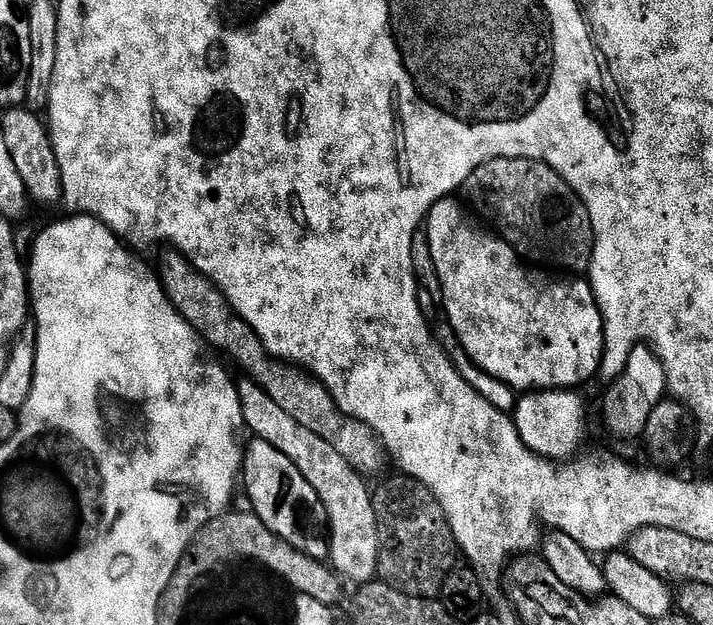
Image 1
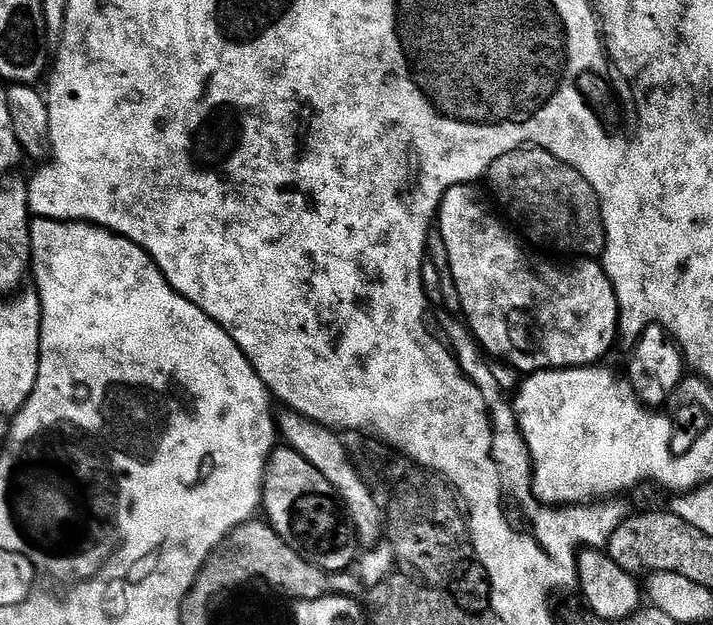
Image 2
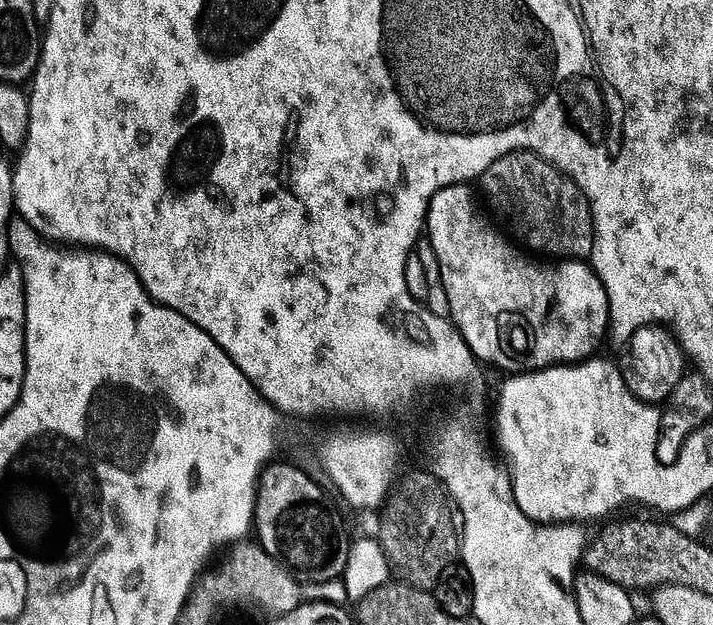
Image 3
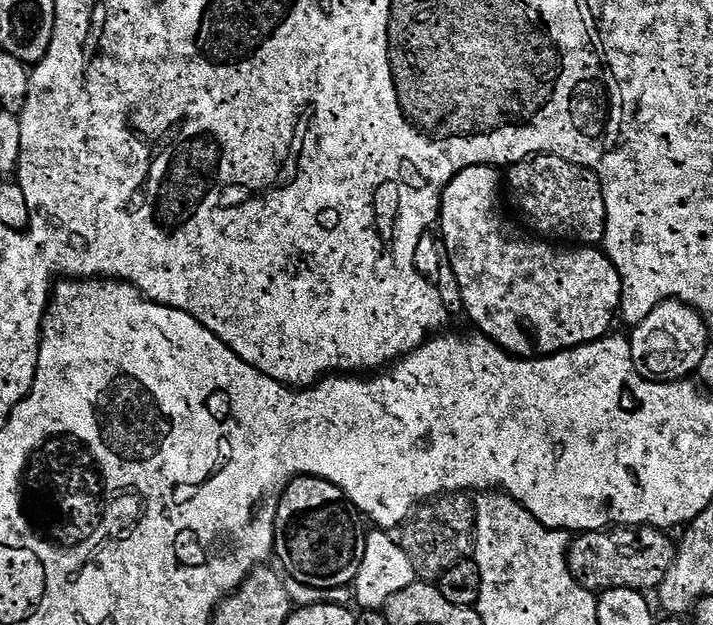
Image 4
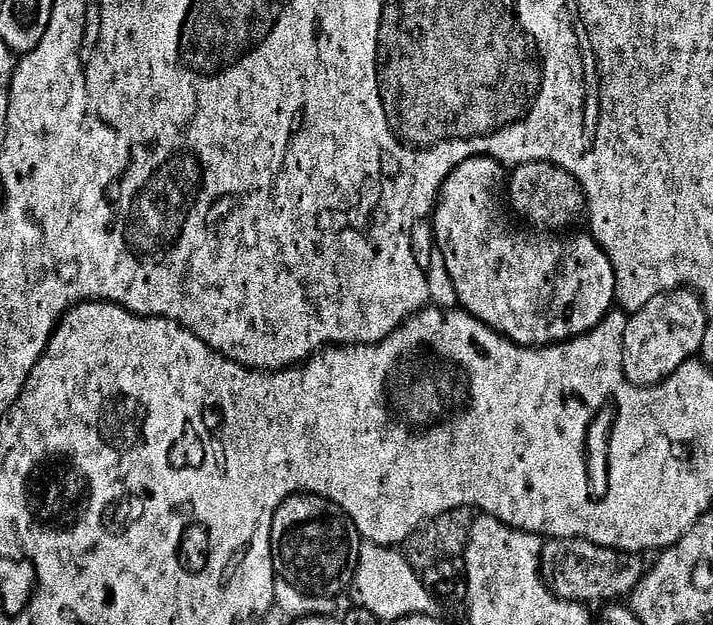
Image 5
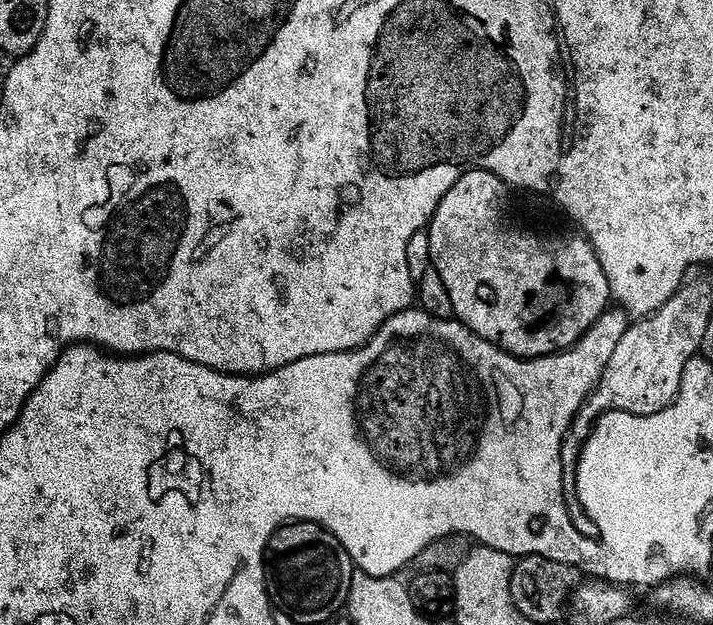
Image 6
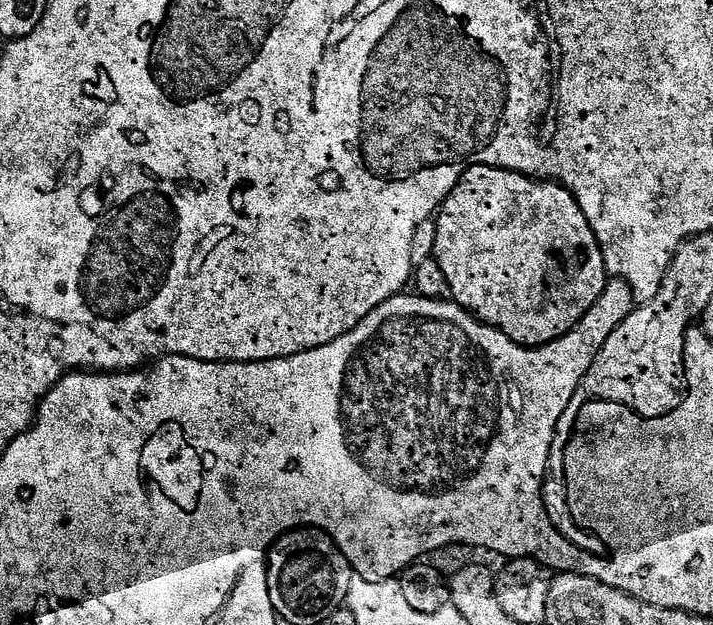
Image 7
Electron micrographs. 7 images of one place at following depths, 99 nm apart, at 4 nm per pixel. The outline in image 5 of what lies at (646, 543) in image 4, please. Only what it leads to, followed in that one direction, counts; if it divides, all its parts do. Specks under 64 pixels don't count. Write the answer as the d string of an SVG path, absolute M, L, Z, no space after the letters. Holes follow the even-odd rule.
M549 539L540 553L540 567L549 589L559 599L585 606L592 606L595 600L616 602L624 598L620 596L631 597L646 575L646 564L640 560L613 554L588 540Z

